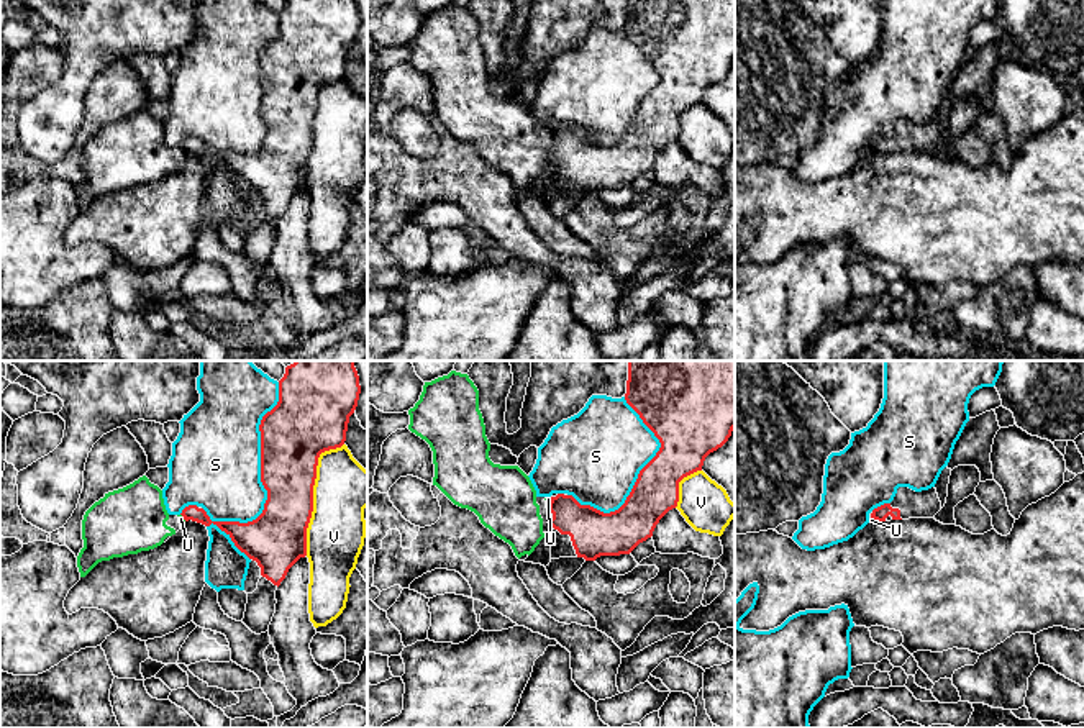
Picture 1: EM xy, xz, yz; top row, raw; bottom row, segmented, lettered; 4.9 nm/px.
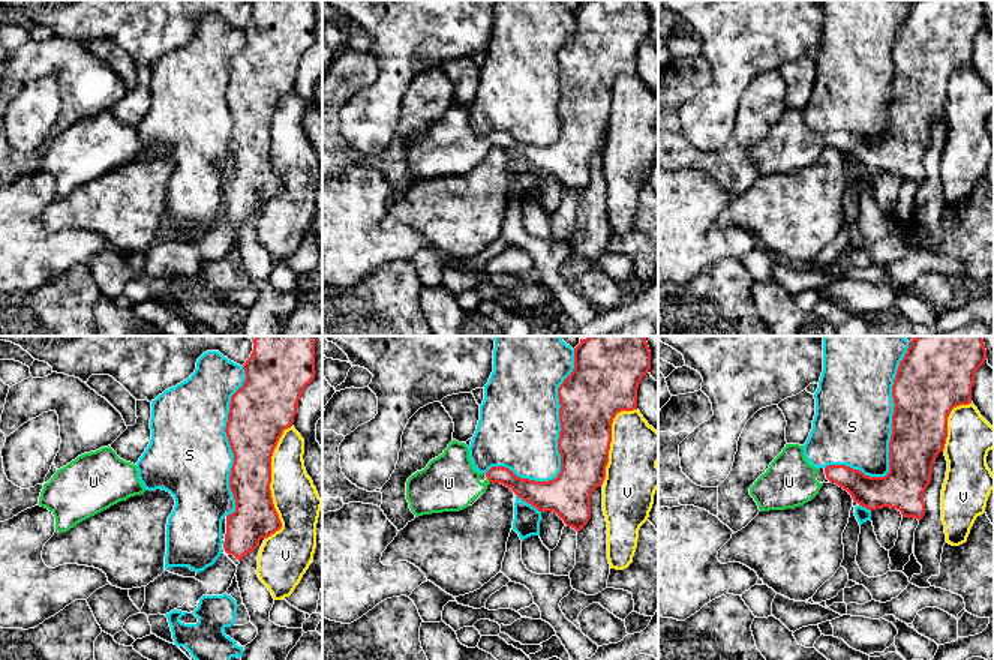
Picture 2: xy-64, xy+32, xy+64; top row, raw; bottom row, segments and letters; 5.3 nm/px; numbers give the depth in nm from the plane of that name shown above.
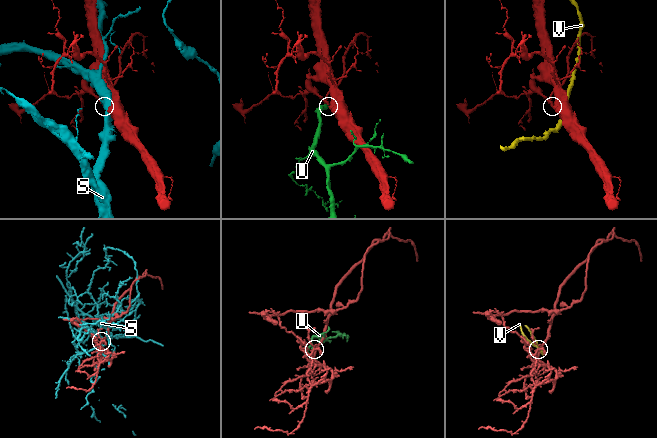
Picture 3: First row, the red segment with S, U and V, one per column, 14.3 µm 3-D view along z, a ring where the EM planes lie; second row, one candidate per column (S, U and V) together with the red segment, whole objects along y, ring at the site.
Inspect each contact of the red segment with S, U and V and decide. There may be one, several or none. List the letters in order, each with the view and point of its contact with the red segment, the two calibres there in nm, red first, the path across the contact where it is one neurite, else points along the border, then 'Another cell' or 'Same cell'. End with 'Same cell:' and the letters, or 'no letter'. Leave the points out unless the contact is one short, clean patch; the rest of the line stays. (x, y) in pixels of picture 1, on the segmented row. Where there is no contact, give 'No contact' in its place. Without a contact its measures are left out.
S: Touches red at xy (264, 487). Thickness 300 nm (red) against 420 nm. Another cell
U: Touches red at xz (550, 502). Thickness 220 nm (red) against 30 nm. Path across: xz (591, 530), (560, 505), (550, 502), (548, 499). Same cell
V: Touches red at xy (312, 494). Thickness 280 nm (red) against 280 nm. Another cell
Same cell: U

